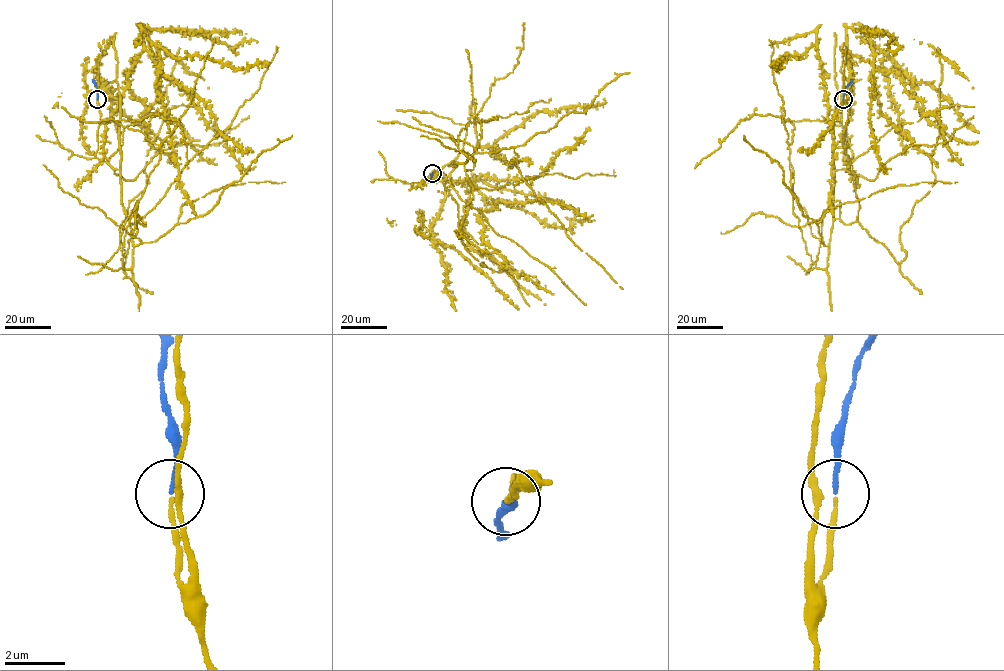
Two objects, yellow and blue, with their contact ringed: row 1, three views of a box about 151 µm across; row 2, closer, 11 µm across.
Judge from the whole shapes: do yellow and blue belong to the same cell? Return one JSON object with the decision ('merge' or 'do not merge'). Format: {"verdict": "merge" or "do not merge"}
{"verdict": "merge"}

